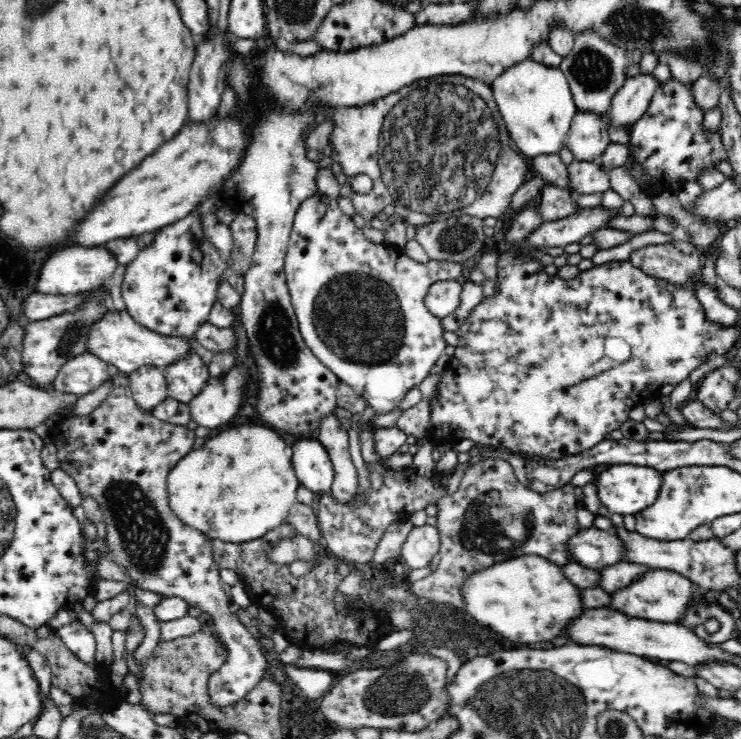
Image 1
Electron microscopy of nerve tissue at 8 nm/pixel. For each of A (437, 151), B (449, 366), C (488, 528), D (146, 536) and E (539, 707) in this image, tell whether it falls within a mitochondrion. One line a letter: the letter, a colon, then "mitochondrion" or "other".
A: mitochondrion
B: other
C: mitochondrion
D: mitochondrion
E: mitochondrion

